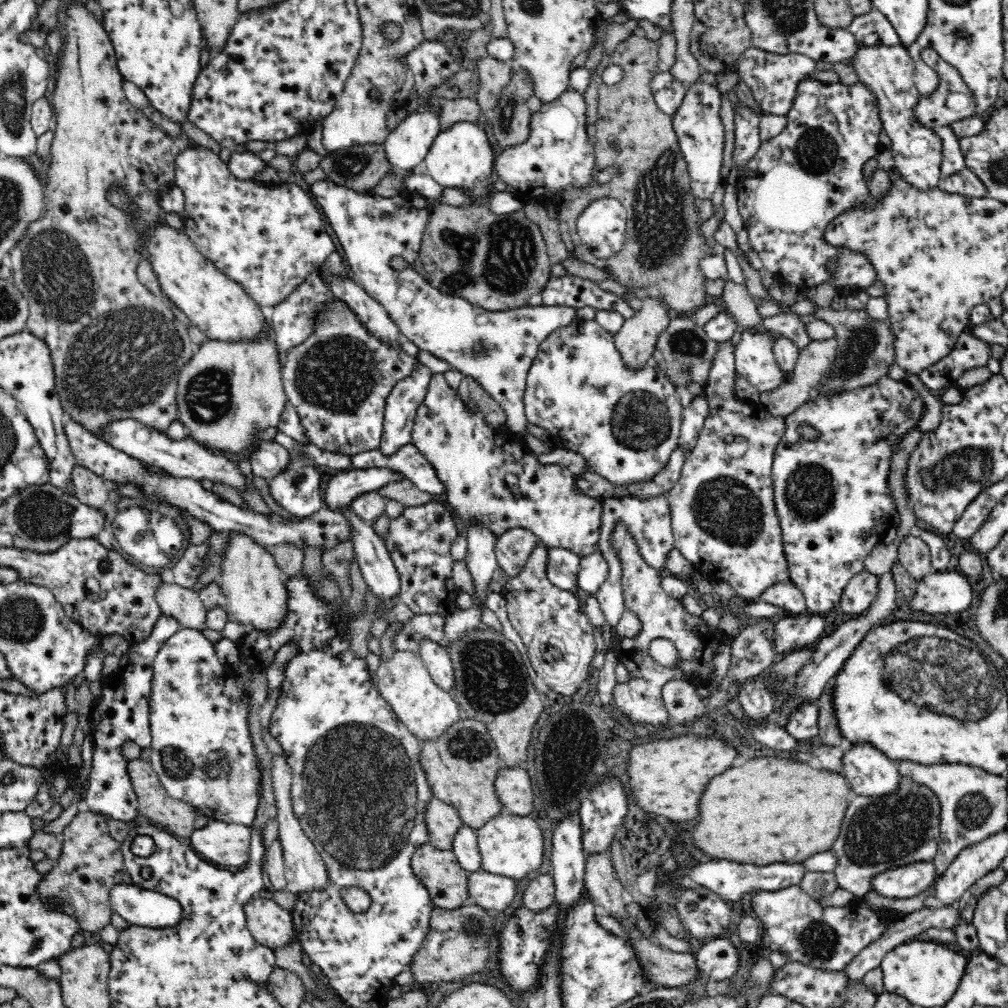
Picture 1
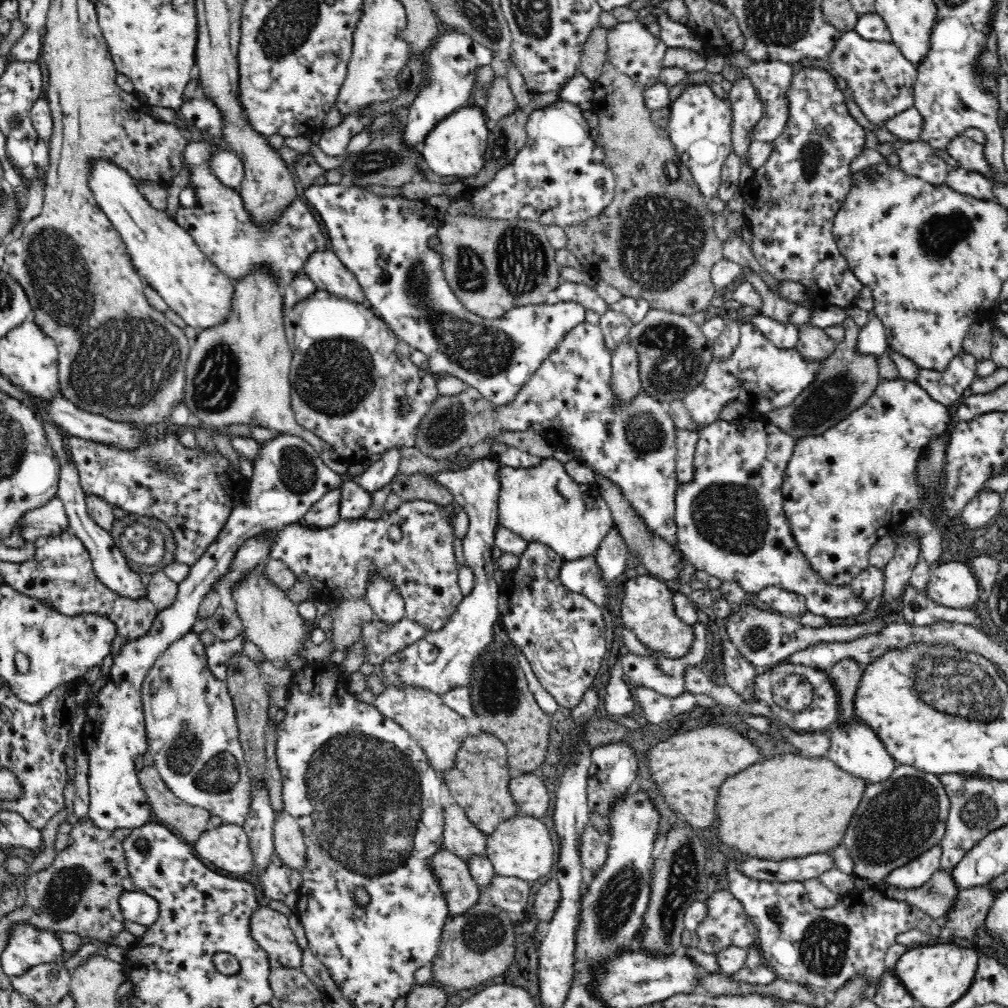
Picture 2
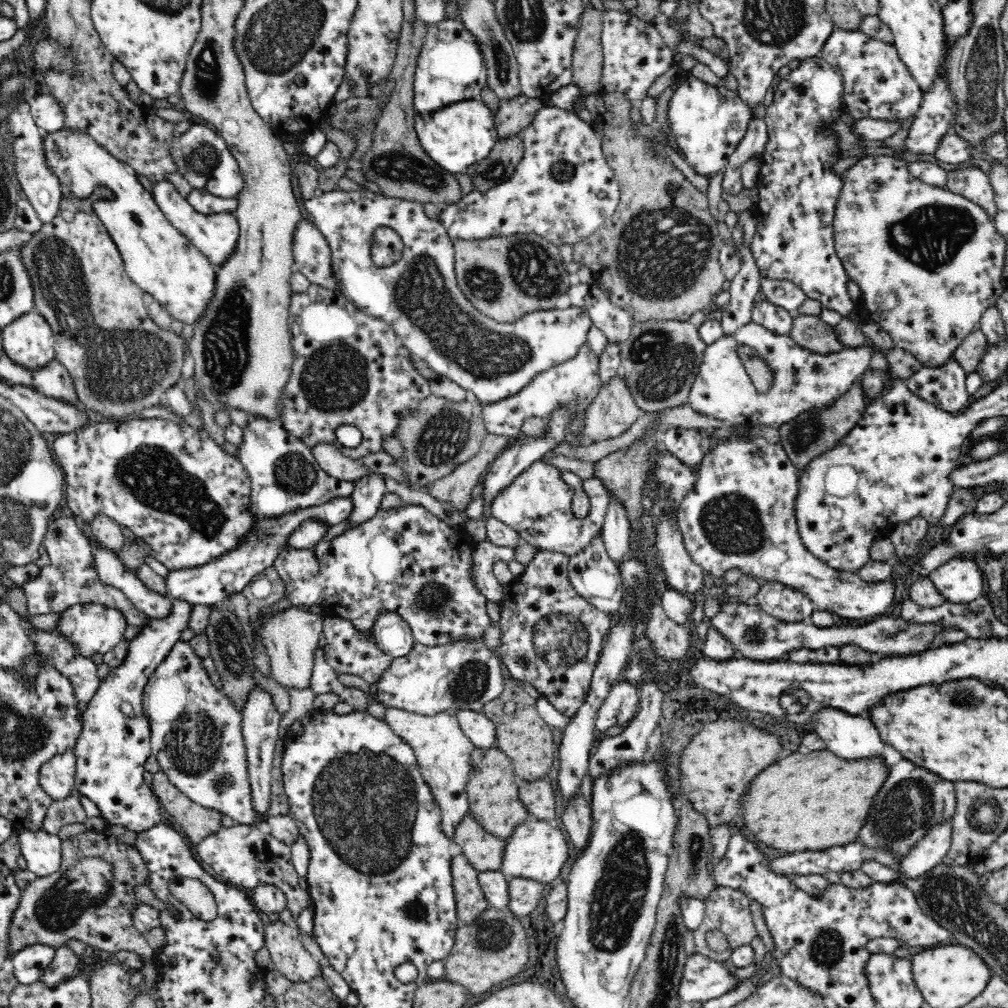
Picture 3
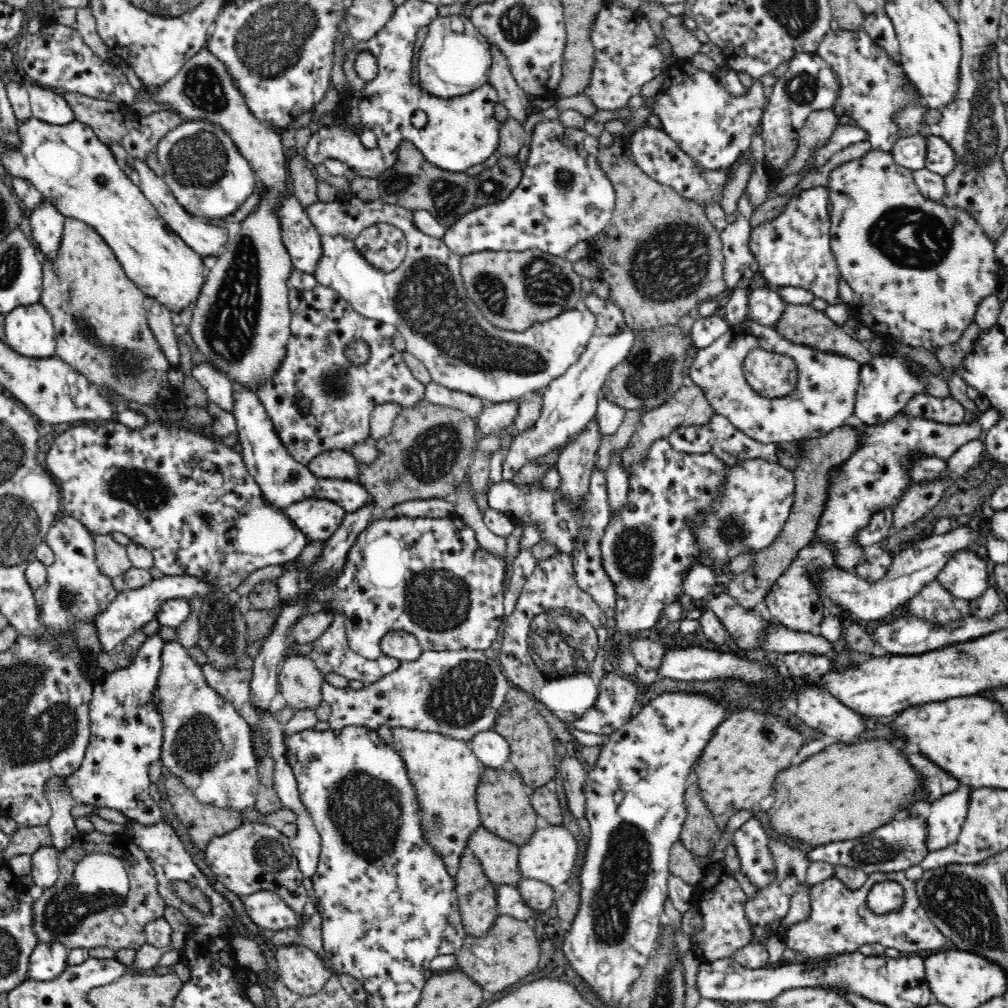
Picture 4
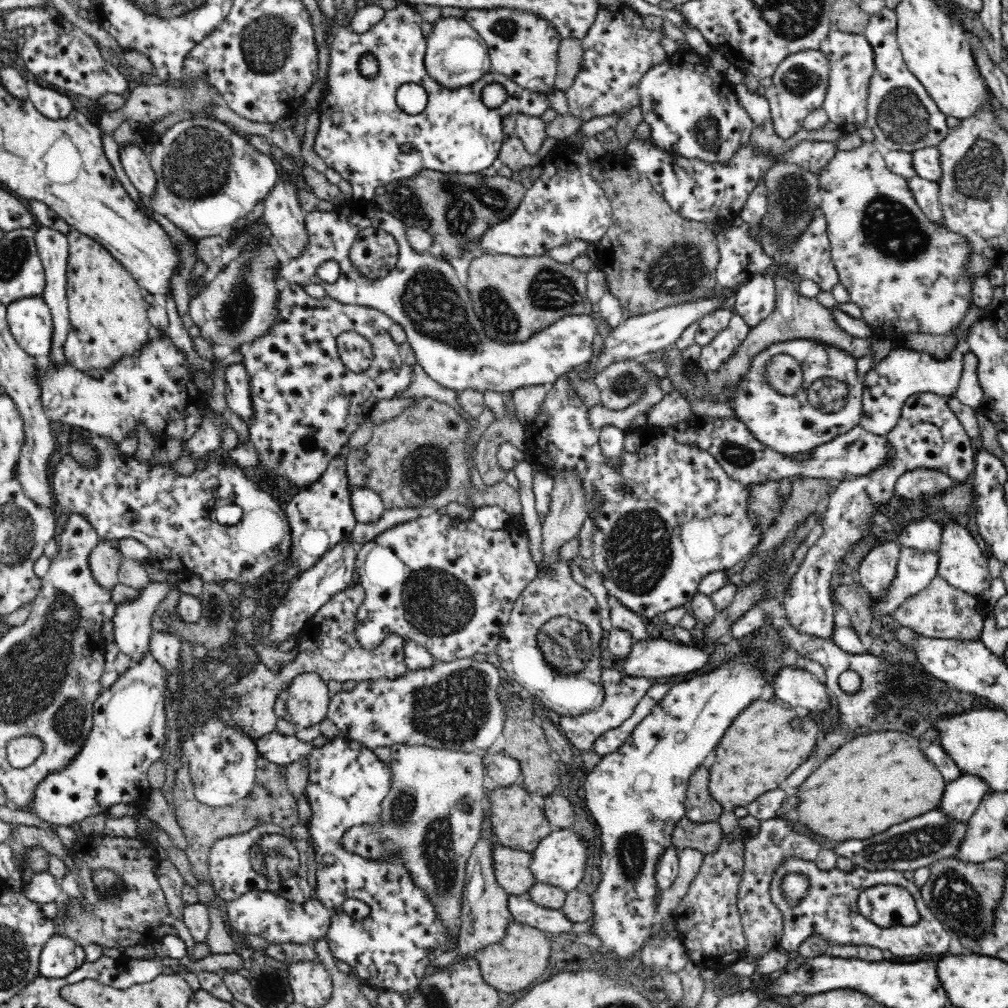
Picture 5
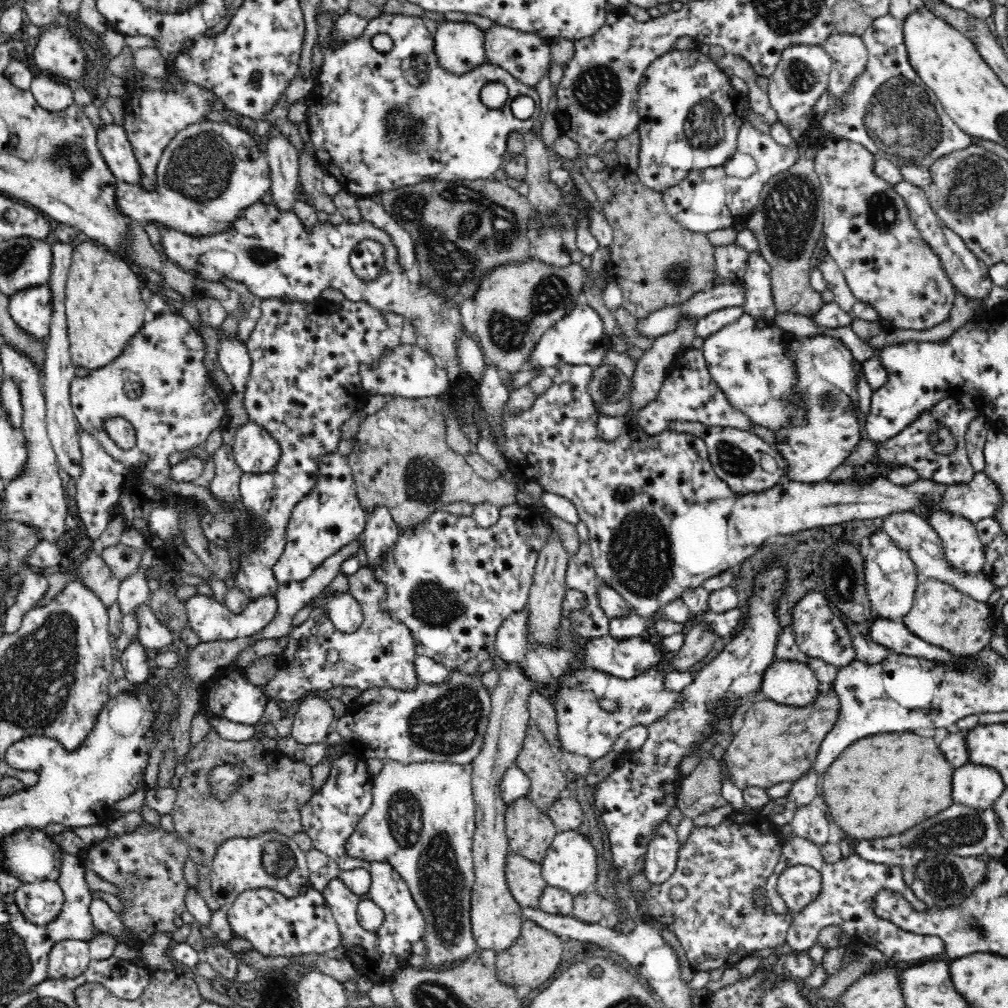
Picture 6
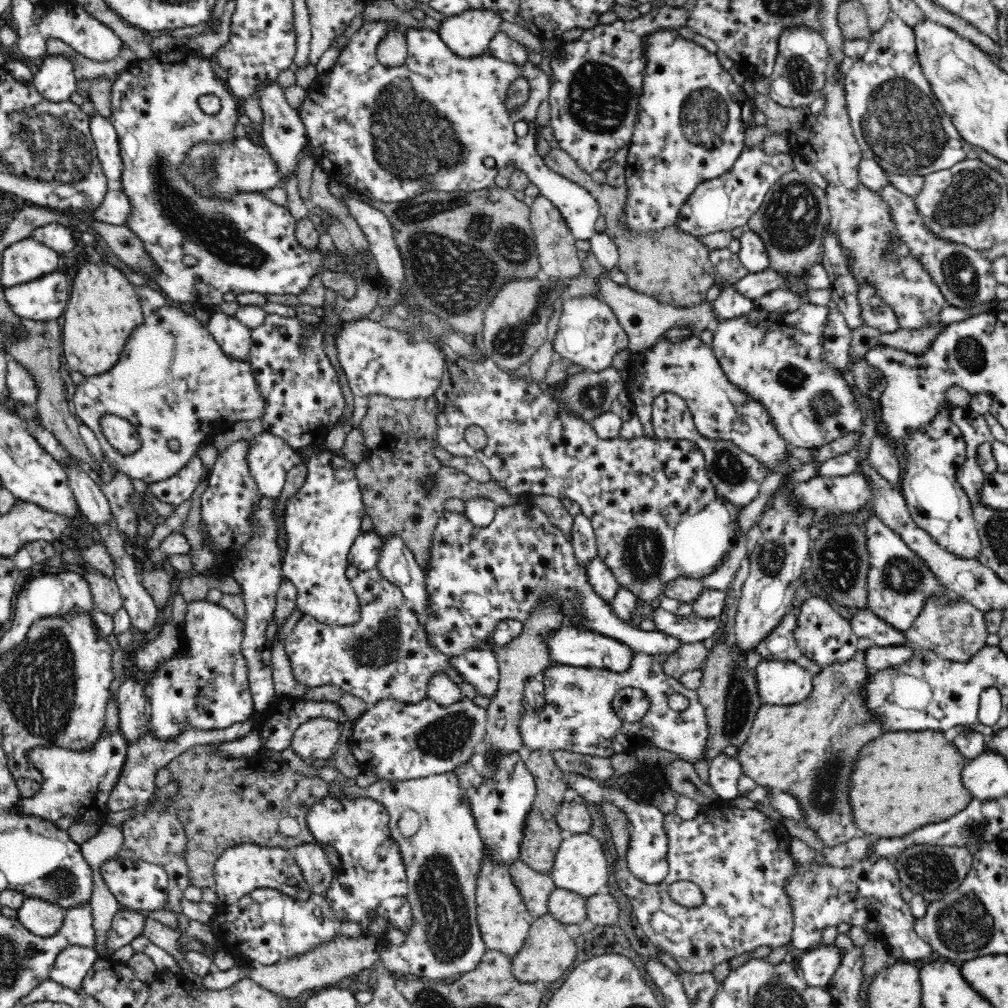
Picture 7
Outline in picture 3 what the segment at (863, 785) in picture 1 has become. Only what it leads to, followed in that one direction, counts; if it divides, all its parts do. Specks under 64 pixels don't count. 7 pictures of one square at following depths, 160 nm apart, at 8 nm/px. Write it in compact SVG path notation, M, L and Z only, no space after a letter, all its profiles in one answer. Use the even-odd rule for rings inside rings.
M822 708L816 710L810 720L812 732L816 733L825 743L830 752L834 752L840 758L846 760L862 760L862 758L872 758L872 756L884 756L884 744L880 740L879 730L868 716L848 714L836 708Z

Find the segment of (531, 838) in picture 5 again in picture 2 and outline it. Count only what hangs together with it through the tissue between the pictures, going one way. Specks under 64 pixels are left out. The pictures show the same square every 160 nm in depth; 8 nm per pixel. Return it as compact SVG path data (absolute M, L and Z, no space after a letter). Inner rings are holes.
M482 731L475 736L468 735L457 752L454 770L444 773L444 783L450 789L452 797L466 811L468 819L486 836L494 834L501 822L515 818L519 814L518 806L514 803L512 795L510 795L510 780L512 780L512 776L508 769L507 748L502 740L492 735L492 733L486 733L486 731Z

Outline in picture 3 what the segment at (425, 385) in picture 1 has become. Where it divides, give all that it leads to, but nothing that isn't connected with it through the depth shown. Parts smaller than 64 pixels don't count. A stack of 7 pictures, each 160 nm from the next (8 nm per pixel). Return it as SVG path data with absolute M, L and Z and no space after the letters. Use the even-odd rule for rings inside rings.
M382 475L362 477L354 483L355 489L351 494L352 510L347 517L347 529L374 518L381 508L384 495L387 493Z

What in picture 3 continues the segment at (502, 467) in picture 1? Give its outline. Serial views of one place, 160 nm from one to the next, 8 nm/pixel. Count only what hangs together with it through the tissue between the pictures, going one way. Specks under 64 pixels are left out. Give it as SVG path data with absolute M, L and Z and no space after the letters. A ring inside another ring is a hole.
M540 459L494 496L490 514L515 530L523 542L572 557L601 532L608 510L610 492L598 477L583 480L582 489L590 501L589 512L585 518L577 518L572 511L574 489L562 481L558 469Z

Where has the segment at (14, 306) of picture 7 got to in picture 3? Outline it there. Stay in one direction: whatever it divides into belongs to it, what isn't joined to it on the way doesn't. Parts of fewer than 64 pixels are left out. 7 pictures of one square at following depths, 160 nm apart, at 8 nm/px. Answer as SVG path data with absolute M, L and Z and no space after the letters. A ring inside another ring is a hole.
M36 310L2 329L2 337L4 351L16 365L35 370L55 360L54 332Z

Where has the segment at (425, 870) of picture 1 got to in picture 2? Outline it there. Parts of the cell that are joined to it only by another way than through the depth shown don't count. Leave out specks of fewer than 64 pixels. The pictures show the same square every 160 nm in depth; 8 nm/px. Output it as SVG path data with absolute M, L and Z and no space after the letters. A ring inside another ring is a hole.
M443 849L432 858L431 868L445 894L451 917L462 916L479 904L481 888L464 859Z

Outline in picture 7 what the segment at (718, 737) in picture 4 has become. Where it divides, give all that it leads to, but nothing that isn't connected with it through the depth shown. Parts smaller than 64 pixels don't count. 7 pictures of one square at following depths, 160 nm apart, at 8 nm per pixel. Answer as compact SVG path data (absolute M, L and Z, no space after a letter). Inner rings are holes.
M868 648L856 650L856 654L854 654L850 660L846 660L846 662L836 660L836 662L830 662L828 665L823 665L820 670L818 670L818 674L813 675L813 688L806 700L803 700L798 704L784 706L762 704L762 706L757 710L757 715L754 719L750 736L746 739L746 742L744 742L743 745L739 746L738 759L742 766L743 774L752 778L752 780L754 780L759 786L786 792L793 798L796 798L796 801L800 804L804 815L802 822L808 827L808 829L816 832L816 835L820 837L825 848L834 848L834 846L842 845L844 842L849 842L852 838L855 838L858 834L858 828L856 828L856 824L854 824L854 816L852 816L850 794L848 794L848 792L850 792L850 776L852 776L852 772L854 772L856 758L858 758L860 750L862 750L868 742L872 742L872 740L876 740L878 736L882 736L882 724L872 716L872 712L868 710L869 706L866 706L867 690L865 690L865 686L867 685L869 678L878 672L876 669L869 668L865 663L867 650Z

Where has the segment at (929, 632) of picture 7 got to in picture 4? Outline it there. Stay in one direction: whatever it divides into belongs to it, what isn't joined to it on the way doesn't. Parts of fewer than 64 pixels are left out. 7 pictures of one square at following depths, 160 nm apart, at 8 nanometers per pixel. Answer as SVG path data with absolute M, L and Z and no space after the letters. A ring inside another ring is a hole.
M938 580L924 585L904 610L908 616L918 617L931 625L948 625L971 615L970 600L956 598Z

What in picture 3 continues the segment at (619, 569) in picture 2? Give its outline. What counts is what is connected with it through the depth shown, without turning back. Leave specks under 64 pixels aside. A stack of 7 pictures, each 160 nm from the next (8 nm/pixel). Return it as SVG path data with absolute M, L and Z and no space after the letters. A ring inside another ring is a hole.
M611 492L607 507L601 537L608 556L616 563L628 555L628 534L631 522L623 502Z

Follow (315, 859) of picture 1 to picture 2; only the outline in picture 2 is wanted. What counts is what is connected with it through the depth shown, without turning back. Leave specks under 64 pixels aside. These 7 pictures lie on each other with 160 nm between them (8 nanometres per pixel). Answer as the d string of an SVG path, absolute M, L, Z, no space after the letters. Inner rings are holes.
M291 820L279 821L273 830L275 854L289 868L301 870L306 859L306 846L299 826Z

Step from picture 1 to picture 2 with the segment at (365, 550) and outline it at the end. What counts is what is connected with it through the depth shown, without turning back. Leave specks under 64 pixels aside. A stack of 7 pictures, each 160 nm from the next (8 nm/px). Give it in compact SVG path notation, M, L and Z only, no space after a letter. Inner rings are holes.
M374 577L368 585L365 600L374 611L375 620L388 626L399 623L405 617L405 604L392 581L384 577Z

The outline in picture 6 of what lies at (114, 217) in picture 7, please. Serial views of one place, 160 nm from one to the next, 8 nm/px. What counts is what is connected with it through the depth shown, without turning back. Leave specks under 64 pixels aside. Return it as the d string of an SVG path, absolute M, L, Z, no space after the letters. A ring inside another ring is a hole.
M208 120L187 126L170 141L162 153L158 163L158 188L156 187L155 191L148 193L138 184L117 181L114 201L120 215L140 224L150 221L161 222L190 236L222 232L242 210L271 192L271 170L266 153L254 140L254 137L230 123Z

